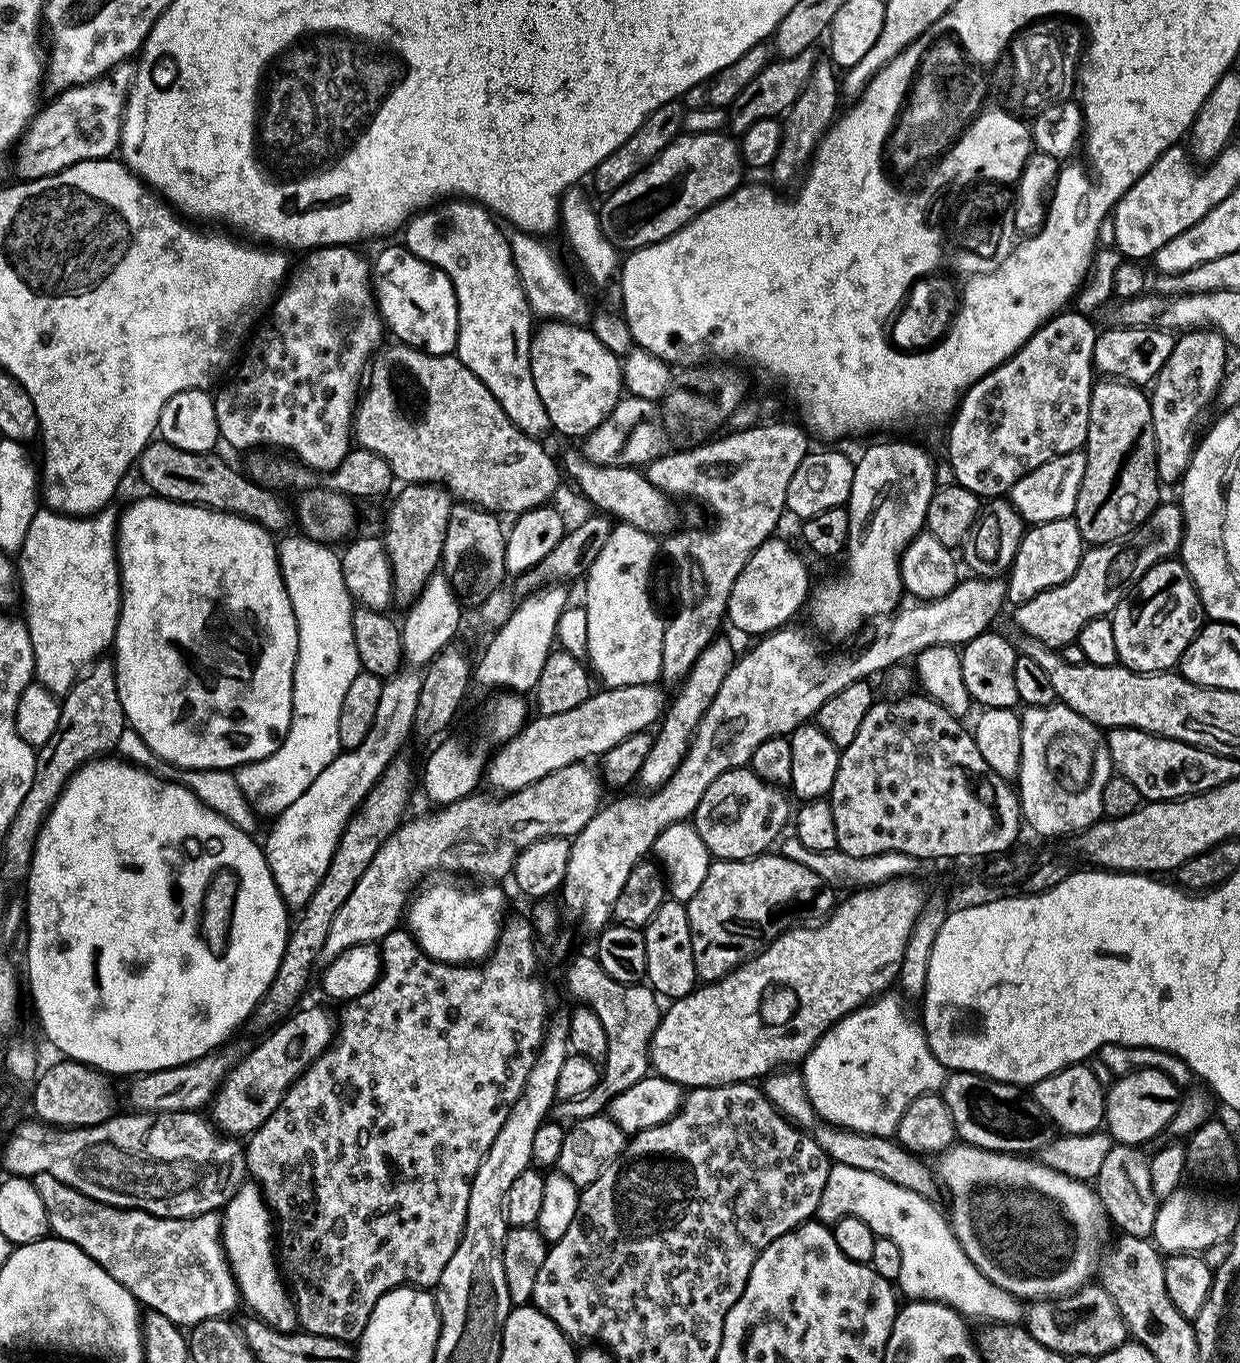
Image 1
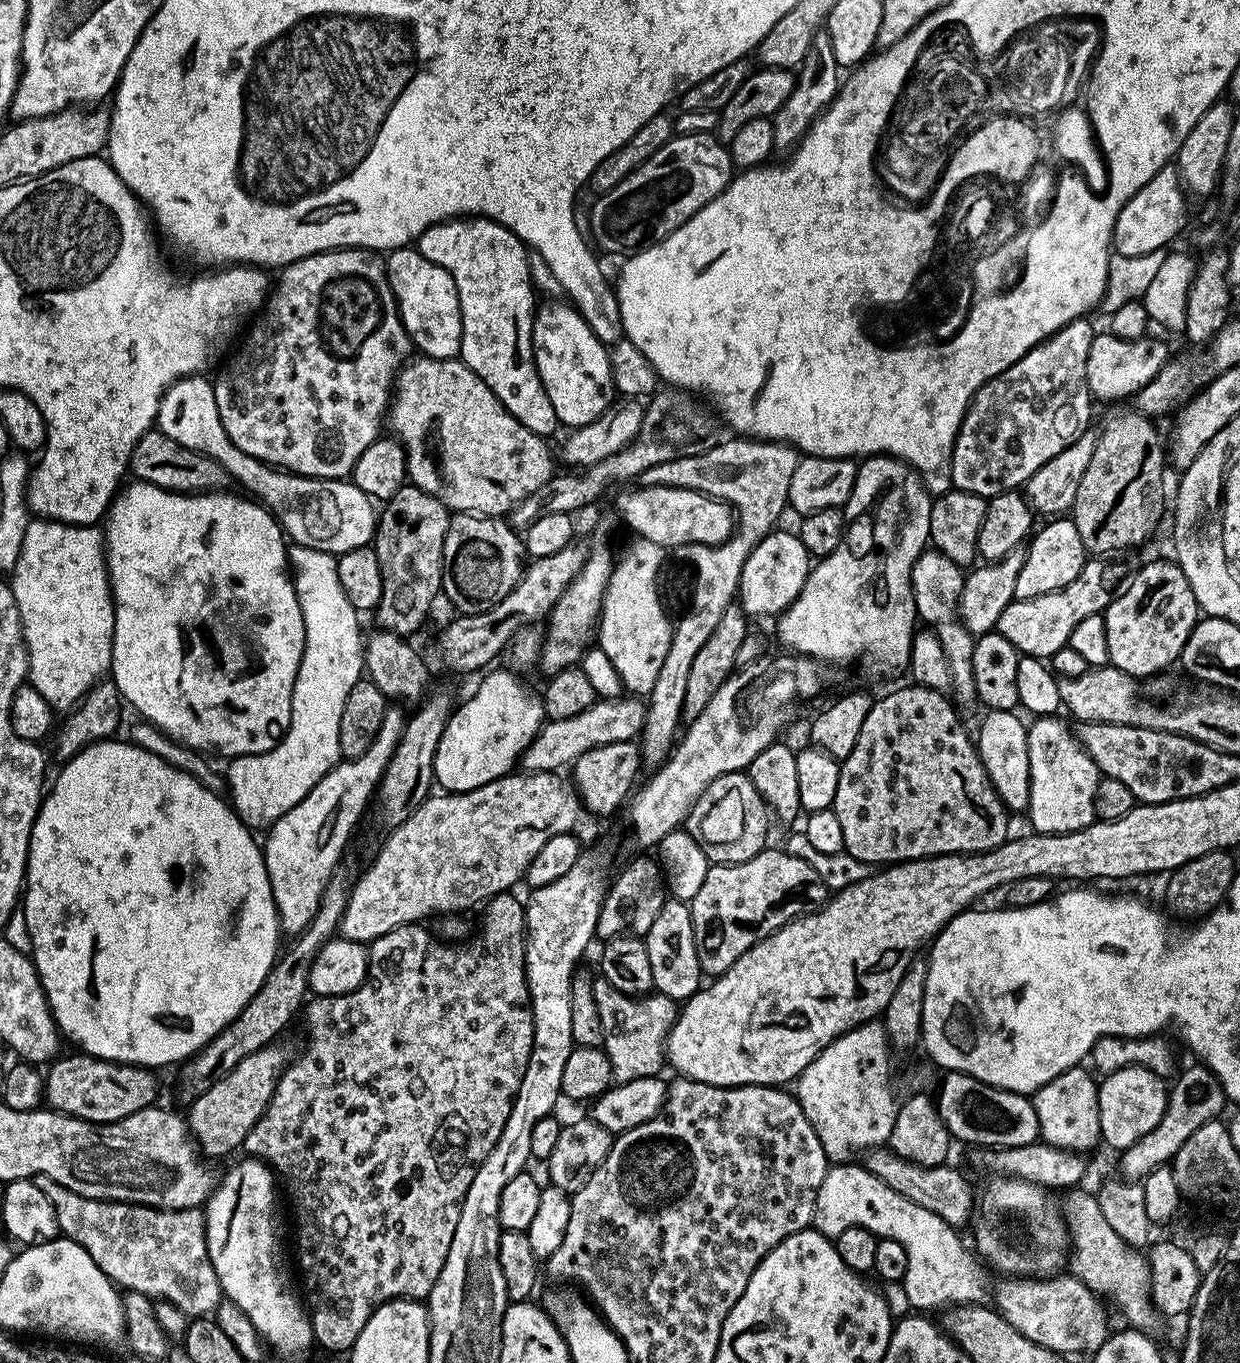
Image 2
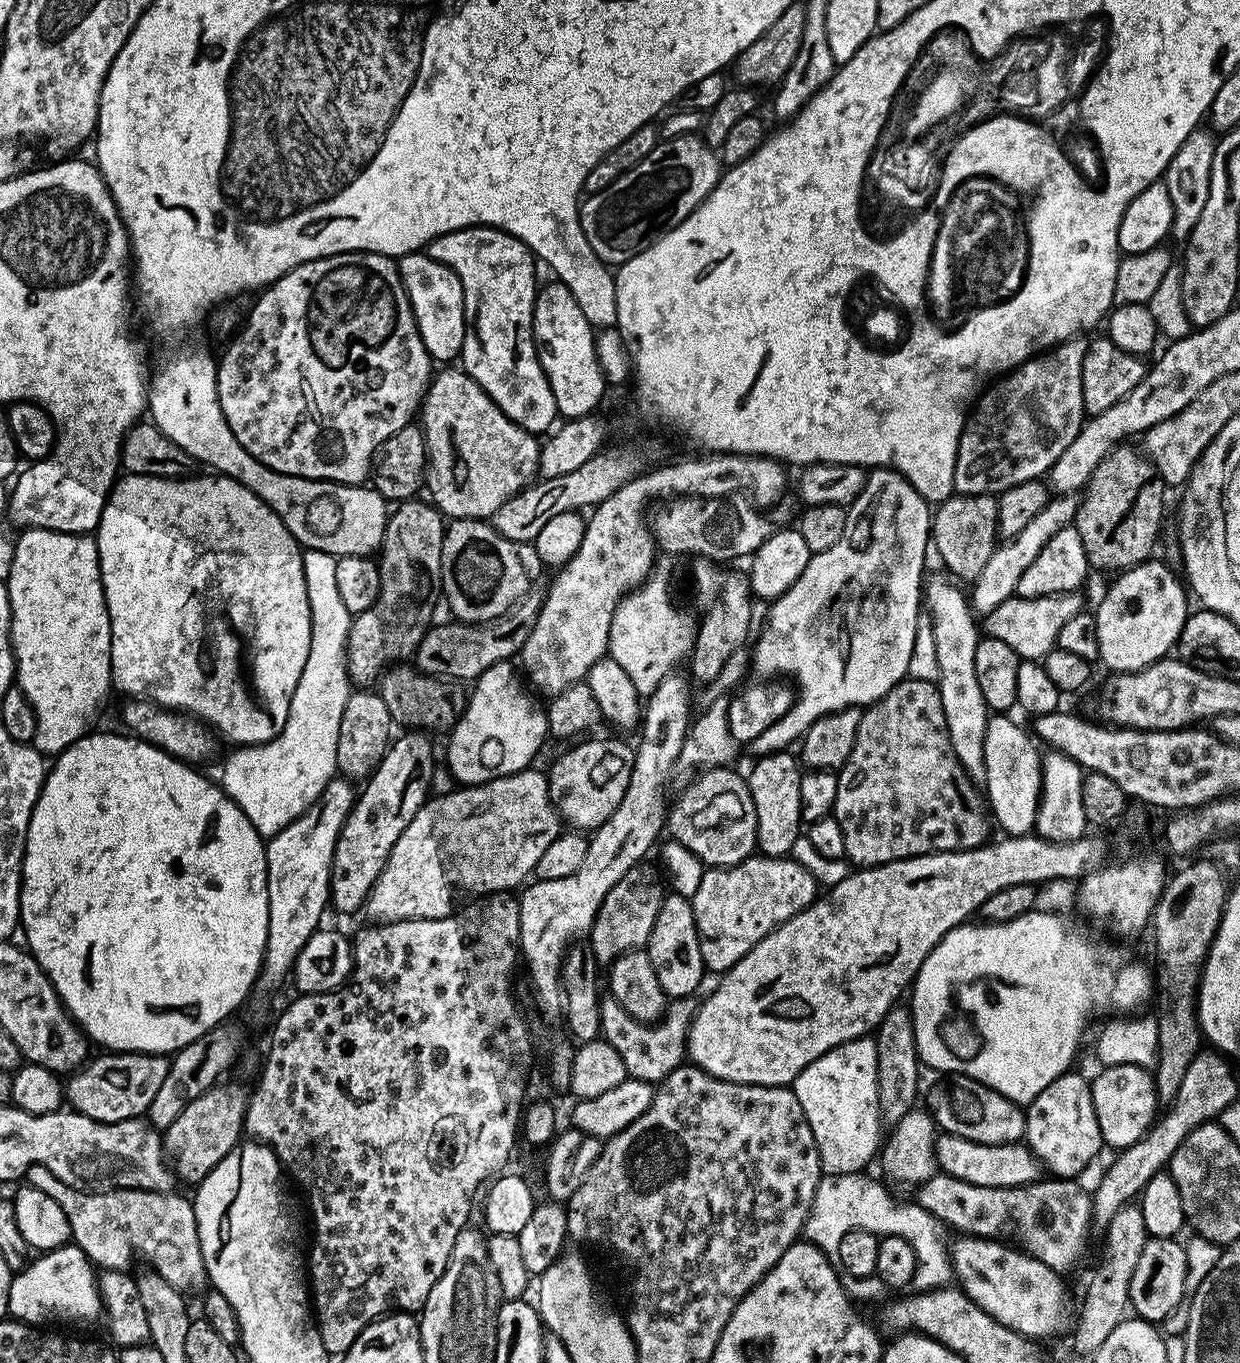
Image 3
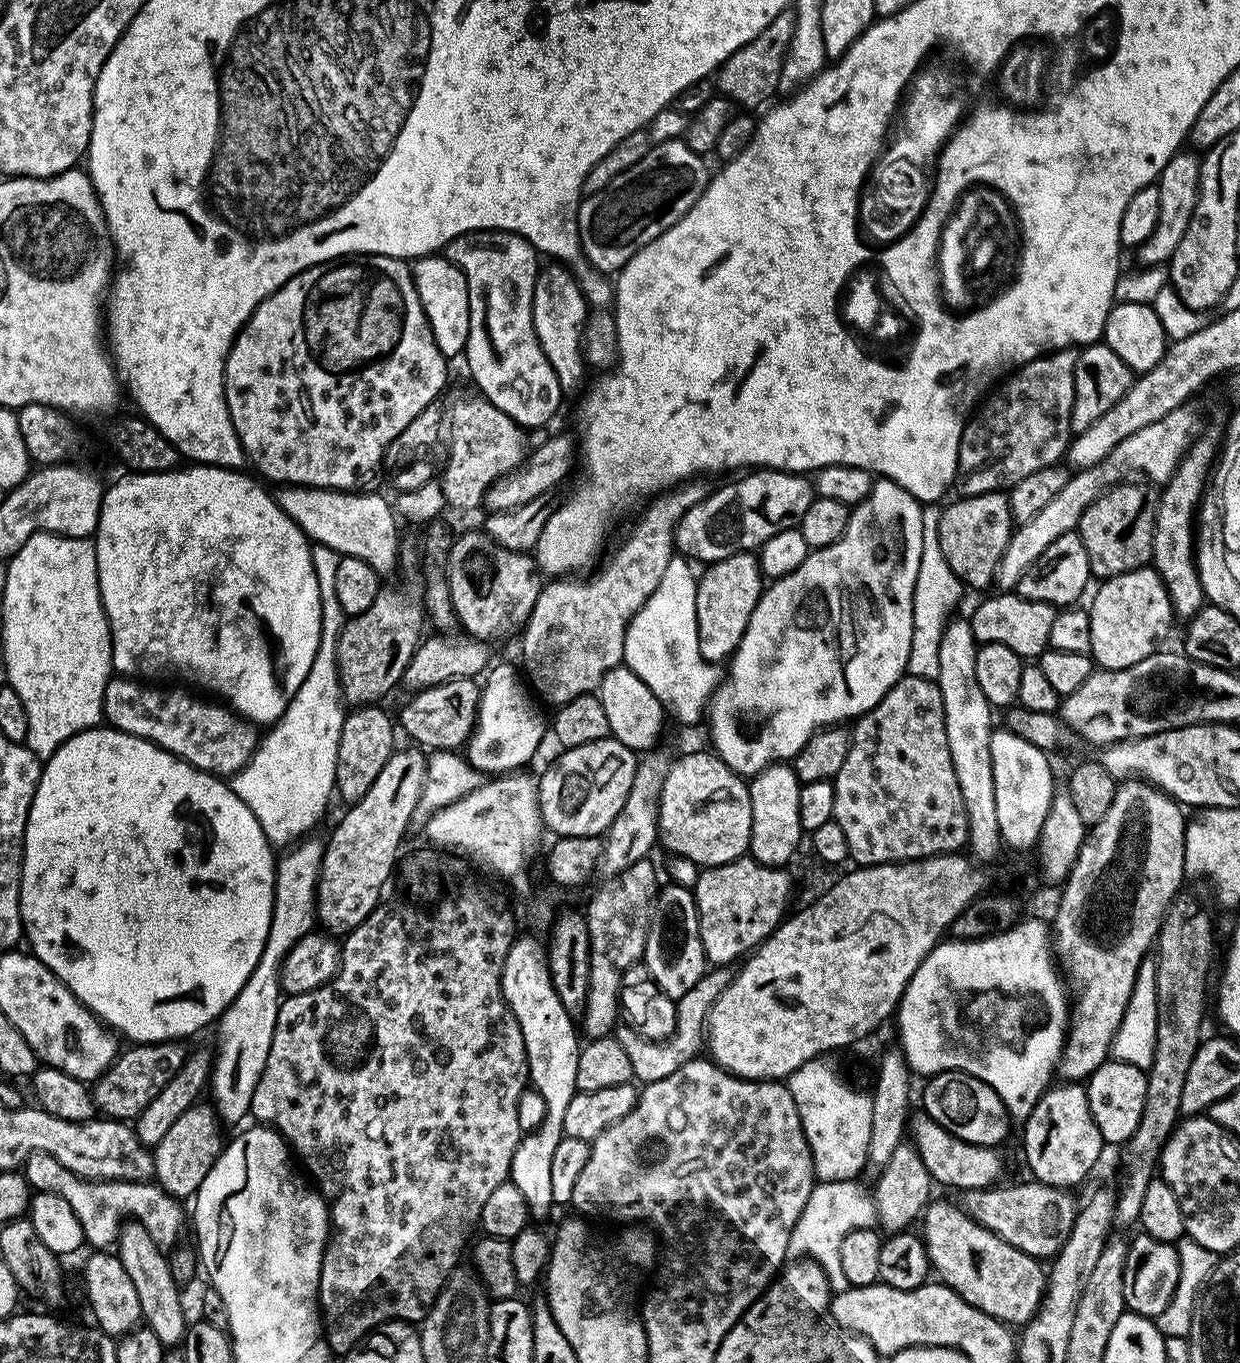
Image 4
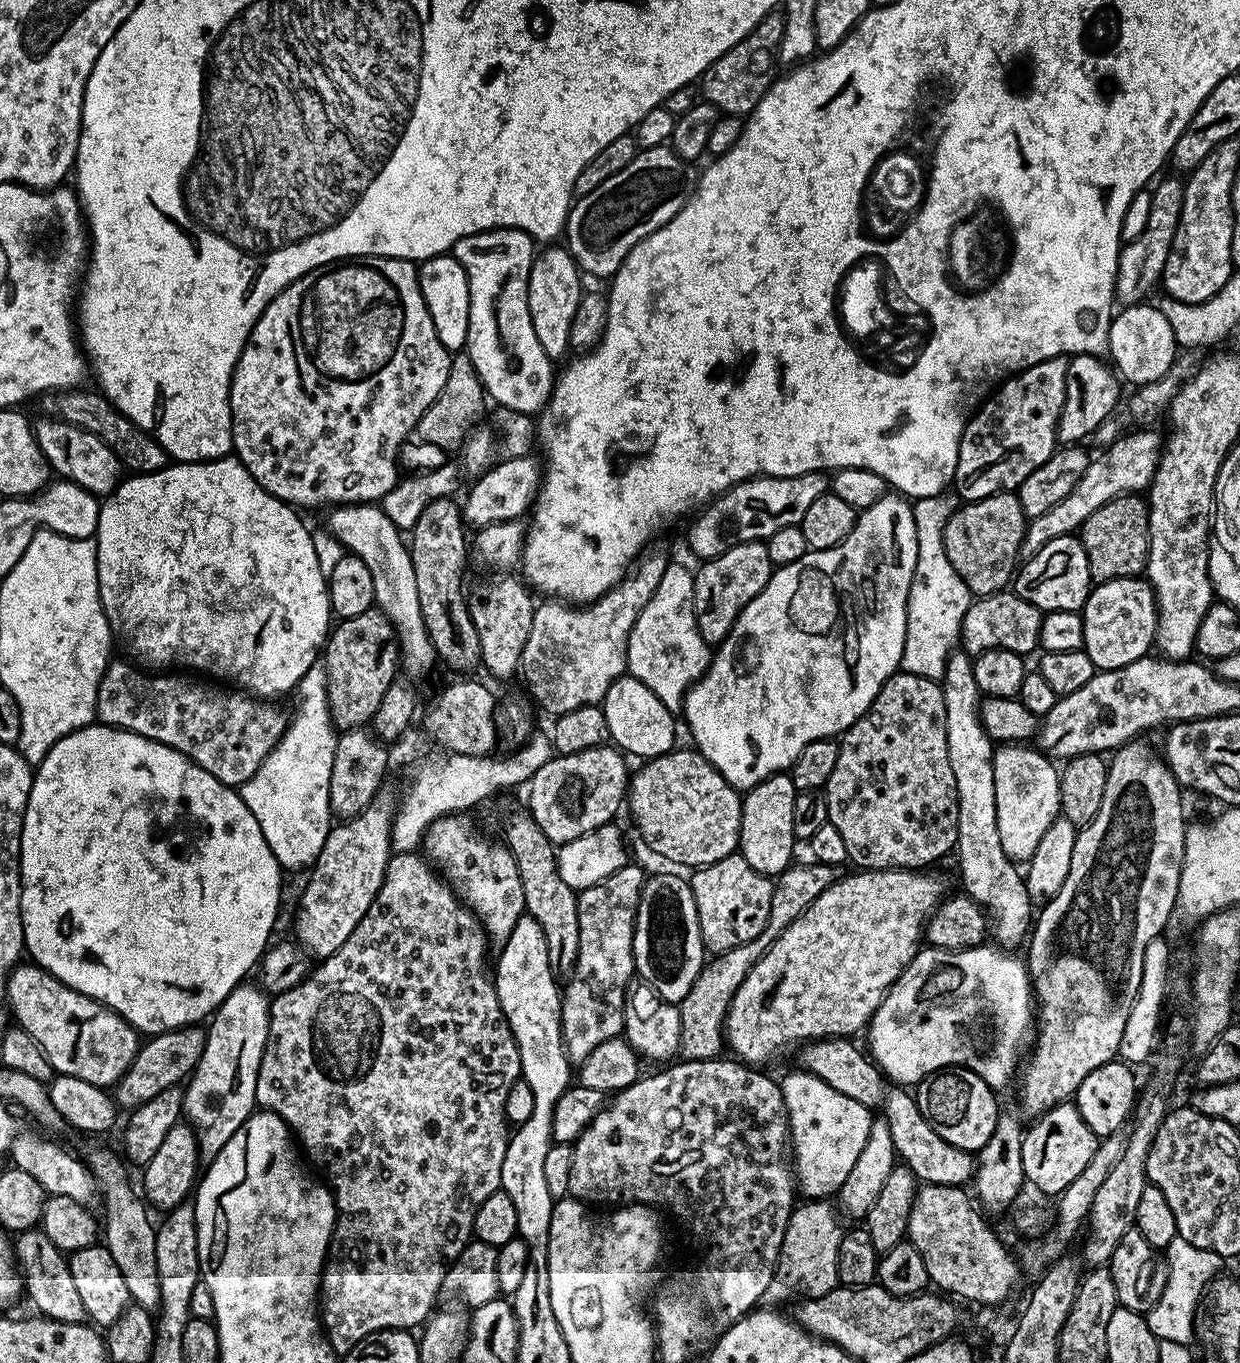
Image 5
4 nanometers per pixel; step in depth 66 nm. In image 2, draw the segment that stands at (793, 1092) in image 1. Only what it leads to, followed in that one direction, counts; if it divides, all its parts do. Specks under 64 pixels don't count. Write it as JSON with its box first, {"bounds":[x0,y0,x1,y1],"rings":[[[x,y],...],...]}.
{"bounds":[862,1146,974,1226],"rings":[[[881,1146],[863,1153],[862,1166],[870,1174],[874,1174],[878,1178],[882,1178],[882,1182],[886,1182],[886,1186],[890,1186],[890,1190],[894,1190],[898,1194],[902,1194],[902,1198],[910,1198],[910,1202],[918,1202],[918,1206],[922,1206],[922,1210],[930,1210],[930,1214],[938,1214],[938,1218],[942,1218],[950,1225],[961,1226],[968,1219],[971,1221],[974,1216],[974,1208],[972,1212],[972,1188],[968,1185],[968,1180],[956,1168],[948,1168],[947,1163],[939,1164],[933,1168],[923,1168],[914,1162],[910,1162],[906,1158],[896,1156],[892,1153],[891,1148]]]}

